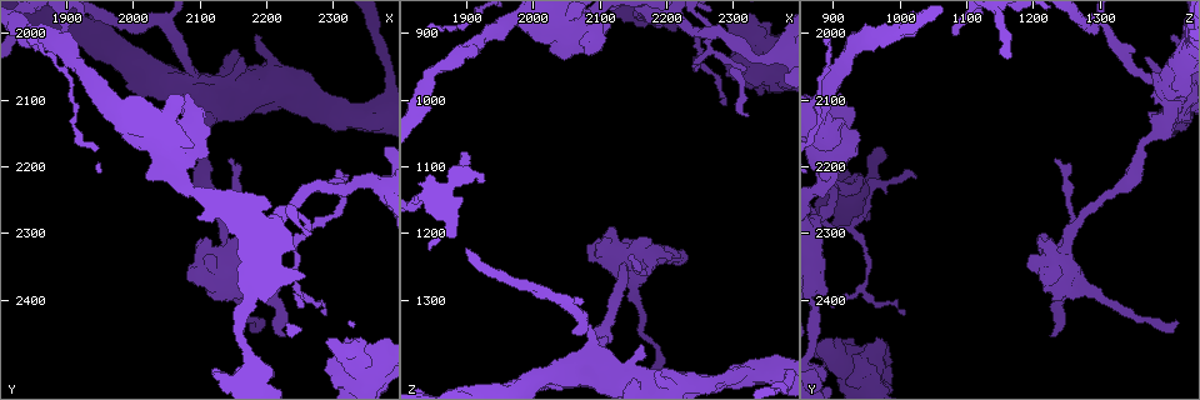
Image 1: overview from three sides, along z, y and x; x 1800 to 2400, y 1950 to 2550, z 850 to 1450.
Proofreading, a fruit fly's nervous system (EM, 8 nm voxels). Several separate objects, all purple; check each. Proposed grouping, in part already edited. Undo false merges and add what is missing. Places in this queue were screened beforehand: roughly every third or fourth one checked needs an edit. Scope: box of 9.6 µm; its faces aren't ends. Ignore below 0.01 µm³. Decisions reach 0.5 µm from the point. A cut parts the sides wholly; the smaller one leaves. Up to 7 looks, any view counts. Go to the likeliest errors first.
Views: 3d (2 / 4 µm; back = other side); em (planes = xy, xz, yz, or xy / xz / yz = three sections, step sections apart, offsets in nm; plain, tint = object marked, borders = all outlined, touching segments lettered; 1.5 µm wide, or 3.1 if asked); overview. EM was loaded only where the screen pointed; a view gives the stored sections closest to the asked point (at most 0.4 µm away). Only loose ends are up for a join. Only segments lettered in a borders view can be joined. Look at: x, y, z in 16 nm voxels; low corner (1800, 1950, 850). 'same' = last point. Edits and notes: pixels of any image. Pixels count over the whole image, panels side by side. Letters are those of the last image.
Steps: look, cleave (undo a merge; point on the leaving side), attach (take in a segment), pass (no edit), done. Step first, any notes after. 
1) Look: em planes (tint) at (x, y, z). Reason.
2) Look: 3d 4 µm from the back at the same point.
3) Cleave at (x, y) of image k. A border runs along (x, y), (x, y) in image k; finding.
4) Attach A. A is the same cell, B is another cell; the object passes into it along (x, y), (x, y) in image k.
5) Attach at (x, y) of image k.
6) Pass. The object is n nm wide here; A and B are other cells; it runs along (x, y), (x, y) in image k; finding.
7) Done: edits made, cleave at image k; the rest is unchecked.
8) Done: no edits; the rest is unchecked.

Look: em planes (borders) at (2090, 2070, 1380). Calibre changes.

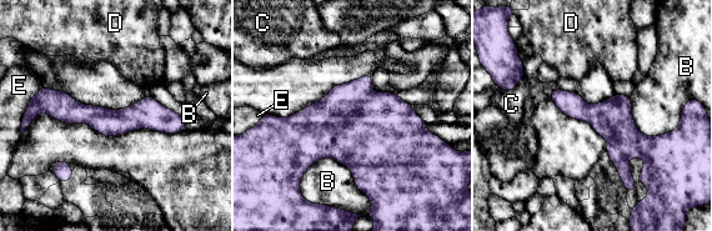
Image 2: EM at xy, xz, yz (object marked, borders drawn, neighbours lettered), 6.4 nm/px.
Pass. The object is 170 nm wide here; B, C, D and E are other cells; it runs along (39, 104), (182, 126) in image 2; all the same neuron.

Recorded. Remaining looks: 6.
Look: em planes (borders) at (2180, 2430, 1420). Long arm stops here.

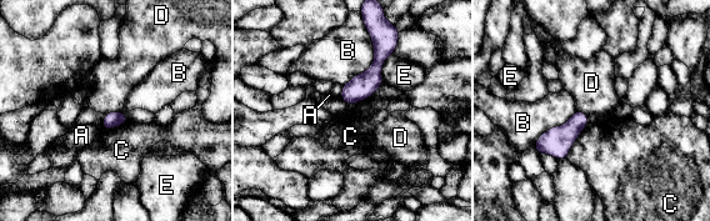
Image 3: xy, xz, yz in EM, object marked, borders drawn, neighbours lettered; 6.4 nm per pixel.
Pass. A, B, C, D and E are other cells; a border runs along (123, 111), (109, 111), (105, 114) in image 3; no lettered segment goes on from it.

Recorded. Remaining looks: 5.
Look: 3d 4 µm at (1840, 2005, 895). Tapers out.

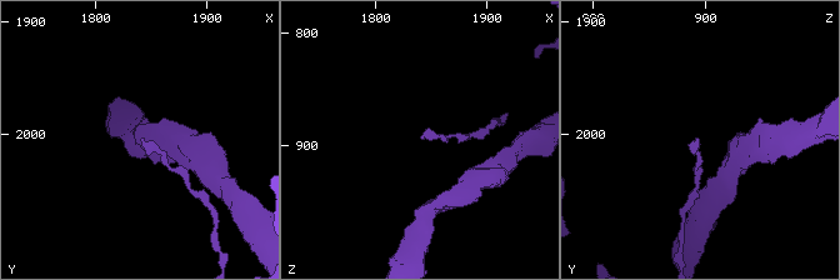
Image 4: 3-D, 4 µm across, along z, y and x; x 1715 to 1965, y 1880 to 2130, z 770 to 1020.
Look: em planes (borders) at (1840, 2004, 894).

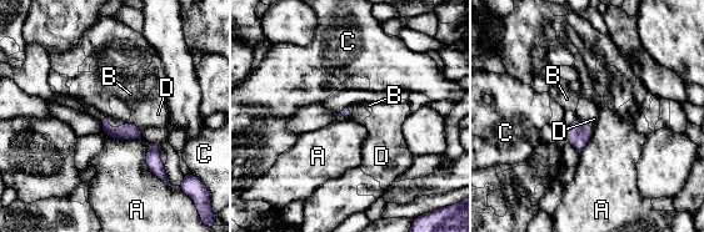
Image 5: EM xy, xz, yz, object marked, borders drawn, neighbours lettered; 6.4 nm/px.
Pass. The longest contact is with A, 260 nm; A, B, C and D are other cells; none of them fits.

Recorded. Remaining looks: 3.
Done: no edits; the rest is unchecked.

